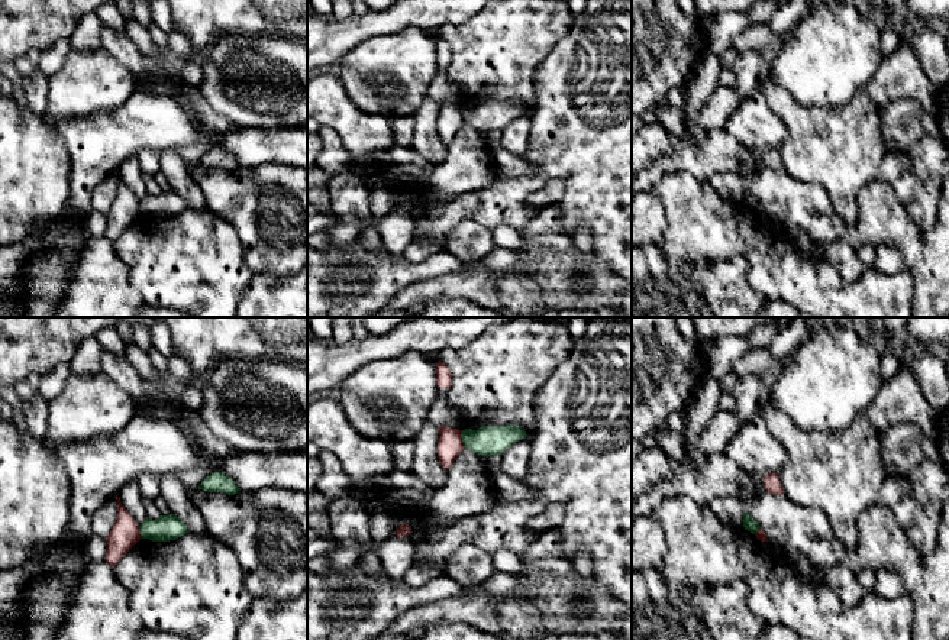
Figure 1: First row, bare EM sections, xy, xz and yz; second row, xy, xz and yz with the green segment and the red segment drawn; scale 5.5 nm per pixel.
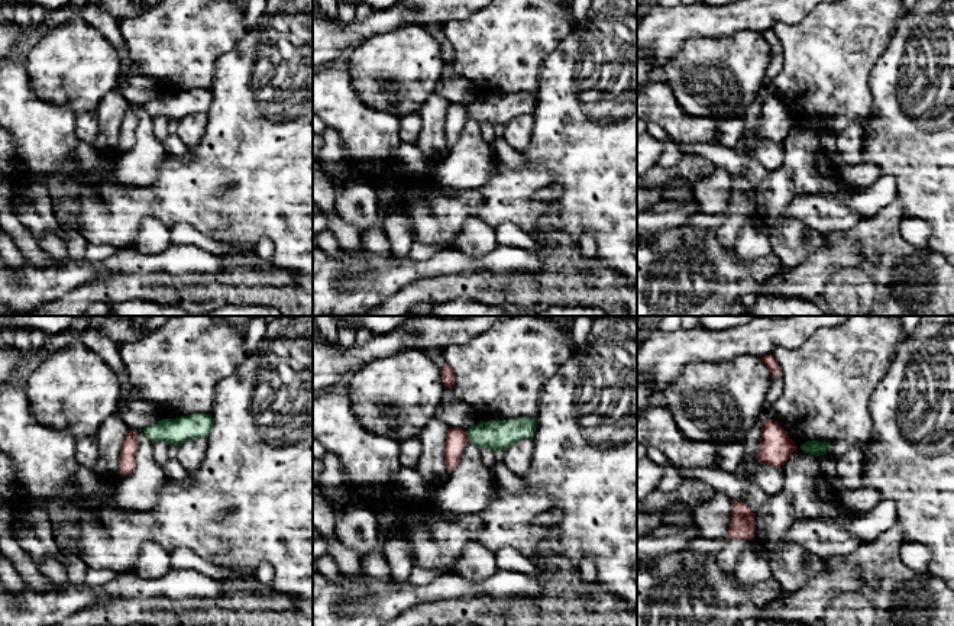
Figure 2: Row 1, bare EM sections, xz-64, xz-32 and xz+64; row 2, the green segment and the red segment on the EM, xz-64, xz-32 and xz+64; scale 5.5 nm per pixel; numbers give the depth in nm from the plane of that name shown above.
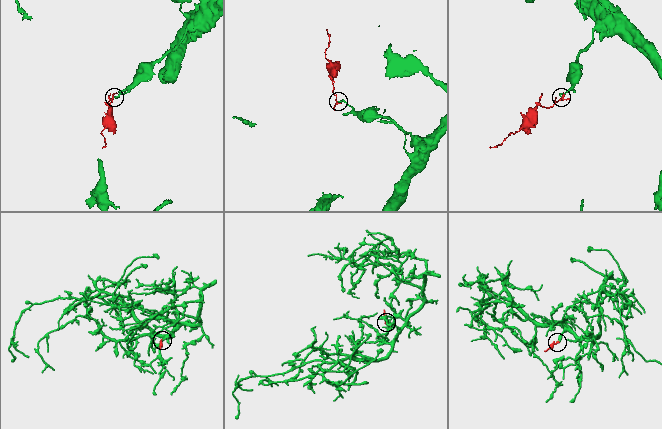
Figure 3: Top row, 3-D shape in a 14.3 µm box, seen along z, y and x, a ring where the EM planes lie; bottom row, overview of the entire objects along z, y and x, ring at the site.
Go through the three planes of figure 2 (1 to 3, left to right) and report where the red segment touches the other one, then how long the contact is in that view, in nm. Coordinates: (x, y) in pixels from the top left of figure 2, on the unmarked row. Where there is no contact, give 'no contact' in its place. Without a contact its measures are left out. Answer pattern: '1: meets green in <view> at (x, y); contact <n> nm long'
1: no contact
2: meets green in xz-32 at (468, 110); contact 60 nm long
3: no contact

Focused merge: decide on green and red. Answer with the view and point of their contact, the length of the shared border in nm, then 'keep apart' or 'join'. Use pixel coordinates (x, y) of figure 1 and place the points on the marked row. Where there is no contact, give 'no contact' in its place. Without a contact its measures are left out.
meets green in xz at (462, 439); contact 100 nm long; keep apart

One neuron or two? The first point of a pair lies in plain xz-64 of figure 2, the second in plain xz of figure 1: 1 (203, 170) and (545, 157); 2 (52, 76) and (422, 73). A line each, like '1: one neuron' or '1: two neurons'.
1: one neuron
2: one neuron

